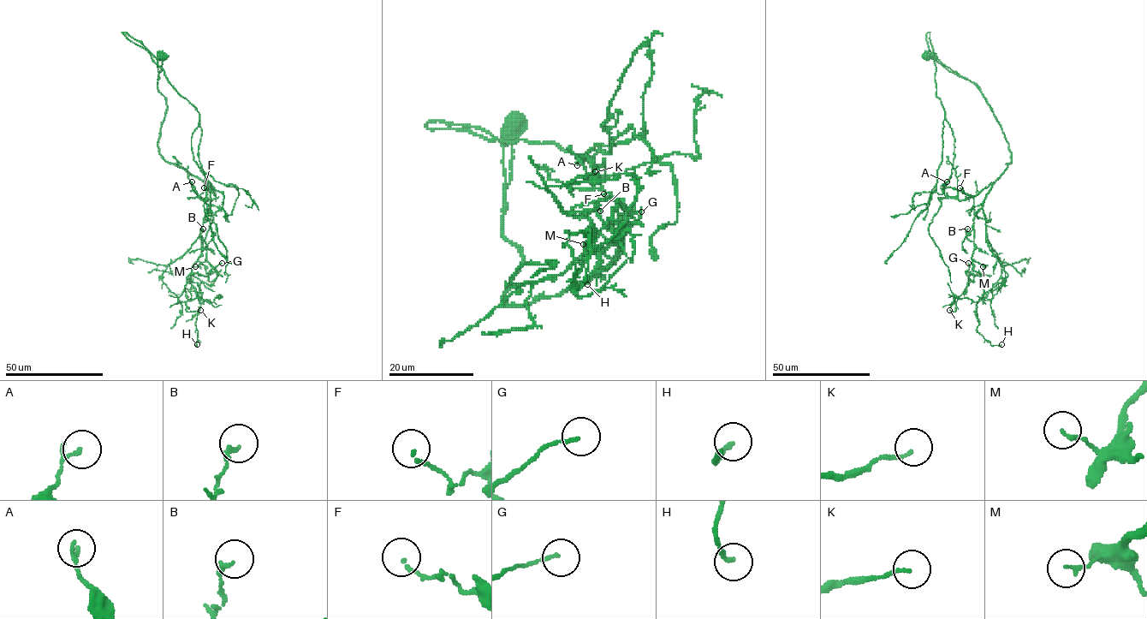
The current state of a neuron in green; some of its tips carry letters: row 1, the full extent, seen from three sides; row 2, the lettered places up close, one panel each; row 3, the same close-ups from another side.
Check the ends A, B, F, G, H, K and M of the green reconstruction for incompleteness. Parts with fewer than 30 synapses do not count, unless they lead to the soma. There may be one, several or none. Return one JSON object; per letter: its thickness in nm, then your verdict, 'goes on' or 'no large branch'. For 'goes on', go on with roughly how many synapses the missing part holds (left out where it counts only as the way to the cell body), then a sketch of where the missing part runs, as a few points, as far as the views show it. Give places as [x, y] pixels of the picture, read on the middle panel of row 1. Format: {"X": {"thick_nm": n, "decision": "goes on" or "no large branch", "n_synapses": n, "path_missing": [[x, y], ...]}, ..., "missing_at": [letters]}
{"A": {"thick_nm": 100, "decision": "no large branch"}, "B": {"thick_nm": 160, "decision": "no large branch"}, "F": {"thick_nm": 120, "decision": "no large branch"}, "G": {"thick_nm": 110, "decision": "no large branch"}, "H": {"thick_nm": 180, "decision": "no large branch"}, "K": {"thick_nm": 130, "decision": "no large branch"}, "M": {"thick_nm": 140, "decision": "no large branch"}, "missing_at": []}

